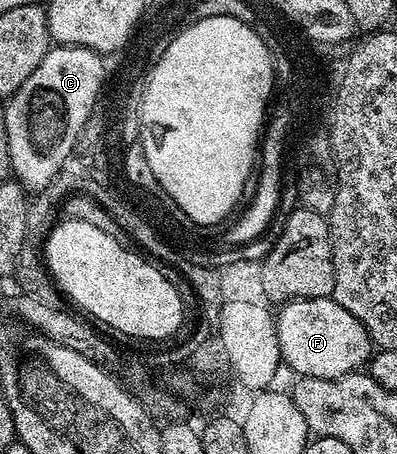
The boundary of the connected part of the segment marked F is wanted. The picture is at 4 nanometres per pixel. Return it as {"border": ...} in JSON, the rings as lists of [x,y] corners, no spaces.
{"border":[[[333,298],[288,300],[278,312],[275,328],[282,363],[300,377],[336,380],[360,371],[373,356],[371,336],[365,326]]]}

